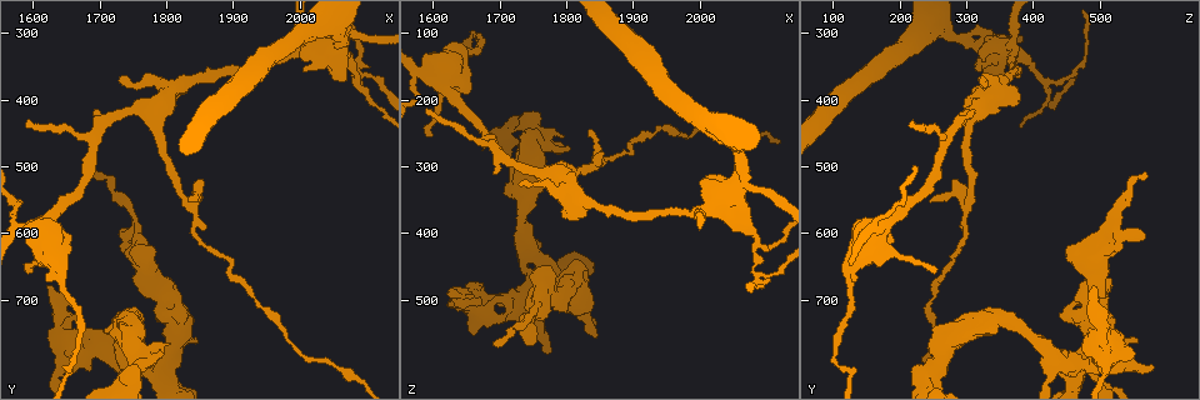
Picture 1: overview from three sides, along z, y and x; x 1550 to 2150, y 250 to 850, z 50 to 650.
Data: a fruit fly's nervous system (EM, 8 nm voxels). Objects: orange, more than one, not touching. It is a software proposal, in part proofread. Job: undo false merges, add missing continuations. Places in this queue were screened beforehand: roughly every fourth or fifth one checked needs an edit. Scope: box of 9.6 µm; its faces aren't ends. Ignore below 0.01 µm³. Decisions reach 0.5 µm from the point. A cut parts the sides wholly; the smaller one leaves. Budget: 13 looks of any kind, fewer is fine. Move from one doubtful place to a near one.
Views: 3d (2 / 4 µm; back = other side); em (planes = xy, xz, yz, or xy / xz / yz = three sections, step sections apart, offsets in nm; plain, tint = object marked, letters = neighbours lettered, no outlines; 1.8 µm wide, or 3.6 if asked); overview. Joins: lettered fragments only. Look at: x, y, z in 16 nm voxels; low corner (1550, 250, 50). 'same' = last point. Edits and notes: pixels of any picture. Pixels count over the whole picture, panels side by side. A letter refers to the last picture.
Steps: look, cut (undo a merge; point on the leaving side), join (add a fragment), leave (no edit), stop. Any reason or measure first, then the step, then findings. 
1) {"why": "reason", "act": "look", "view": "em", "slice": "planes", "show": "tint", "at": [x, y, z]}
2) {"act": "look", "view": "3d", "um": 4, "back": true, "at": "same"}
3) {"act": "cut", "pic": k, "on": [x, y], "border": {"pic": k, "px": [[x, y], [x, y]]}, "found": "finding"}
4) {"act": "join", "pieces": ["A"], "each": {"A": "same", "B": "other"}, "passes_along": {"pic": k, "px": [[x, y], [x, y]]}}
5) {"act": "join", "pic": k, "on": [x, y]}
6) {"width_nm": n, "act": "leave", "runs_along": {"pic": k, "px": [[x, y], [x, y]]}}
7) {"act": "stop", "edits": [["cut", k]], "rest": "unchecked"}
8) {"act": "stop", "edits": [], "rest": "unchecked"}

{"why": "abrupt turn", "act": "look", "view": "em", "slice": "planes", "show": "tint", "at": [1635, 730, 505]}

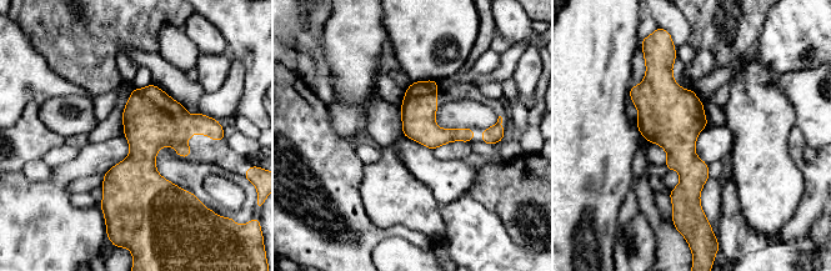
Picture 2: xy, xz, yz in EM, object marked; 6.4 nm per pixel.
{"why": "see the neighbours", "act": "look", "view": "em", "slice": "planes", "show": "letters", "at": "same"}

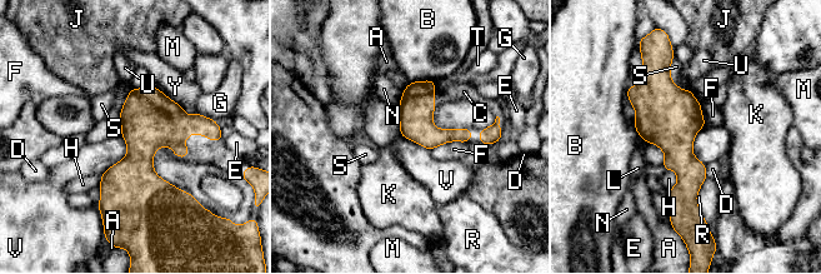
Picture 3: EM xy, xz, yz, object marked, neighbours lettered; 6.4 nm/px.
{"act": "join", "pieces": ["C"], "each": {"A": "other", "B": "other", "C": "same", "D": "other", "E": "other", "F": "other", "G": "other", "H": "other", "J": "other", "K": "other", "L": "other", "M": "other", "N": "other", "R": "other", "S": "other", "T": "other", "U": "other", "V": "other", "Y": "other"}, "found": "the neuron continues"}

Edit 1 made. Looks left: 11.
{"why": "redraw", "act": "look", "view": "overview"}

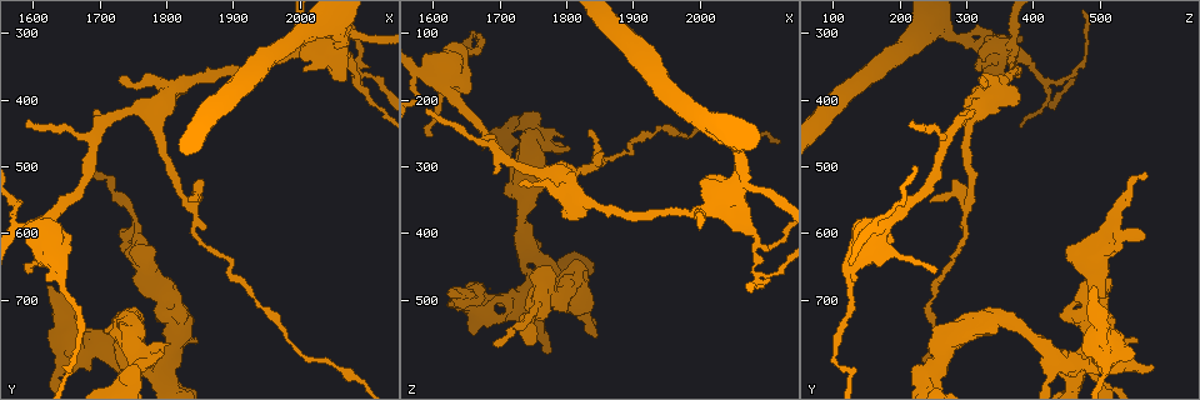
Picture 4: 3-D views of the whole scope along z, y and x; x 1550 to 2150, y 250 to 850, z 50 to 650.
{"why": "arms part here", "act": "look", "view": "em", "slice": "planes", "show": "plain", "at": [1770, 805, 465]}

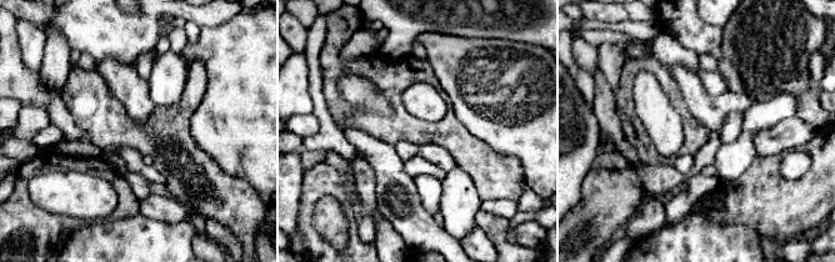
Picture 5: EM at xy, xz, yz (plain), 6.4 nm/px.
{"why": "see the neighbours", "act": "look", "view": "em", "slice": "planes", "show": "letters", "at": "same"}

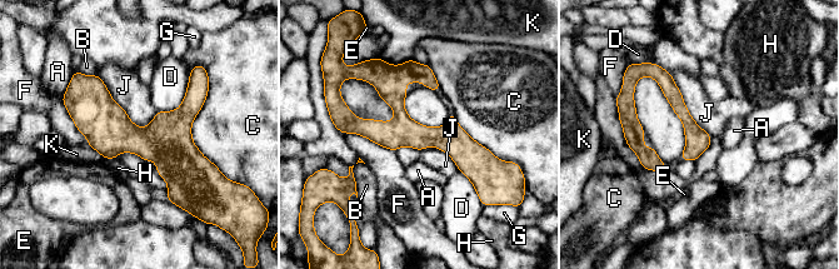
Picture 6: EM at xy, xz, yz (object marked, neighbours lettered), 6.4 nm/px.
{"act": "leave", "each": {"A": "other", "B": "other", "C": "other", "D": "other", "E": "other", "F": "other", "G": "other", "H": "other", "J": "other", "K": "other"}, "found": "all the same neuron"}

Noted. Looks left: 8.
{"why": "thin end", "act": "look", "view": "3d", "um": 4, "at": [1605, 660, 255]}

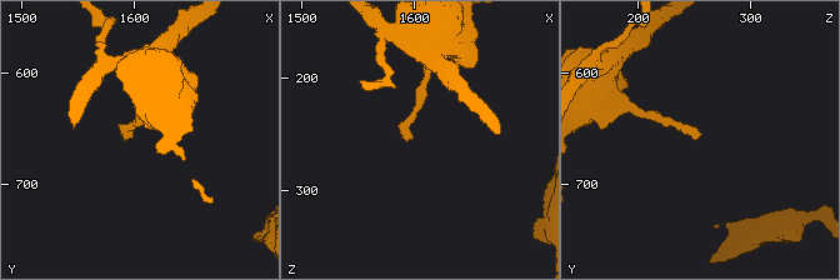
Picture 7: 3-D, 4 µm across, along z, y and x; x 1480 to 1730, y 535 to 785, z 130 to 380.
{"act": "look", "view": "em", "slice": "planes", "show": "tint", "at": [1600, 656, 252]}

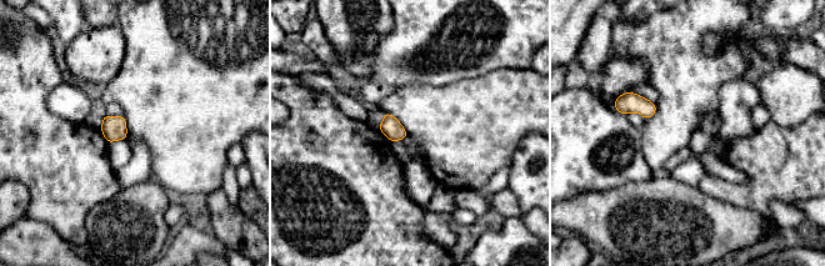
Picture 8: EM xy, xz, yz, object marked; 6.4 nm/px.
{"why": "what lies round it", "act": "look", "view": "em", "slice": "planes", "show": "letters", "at": "same"}

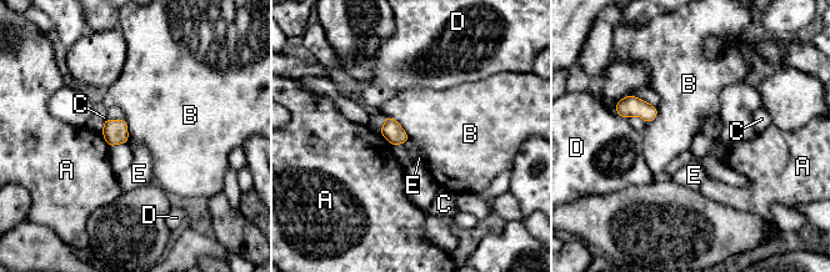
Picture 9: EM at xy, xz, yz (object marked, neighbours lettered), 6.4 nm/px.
{"width_nm": 130, "act": "leave", "each": {"A": "other", "B": "other", "C": "other", "D": "other", "E": "other"}, "border": {"pic": 9, "px": [[385, 114], [393, 117], [409, 137]]}, "found": "none of them fits"}

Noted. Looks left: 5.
{"why": "sudden change in width", "act": "look", "view": "em", "um": 3.6, "slice": "xz", "step": 8, "show": "tint", "at": [1605, 600, 155]}

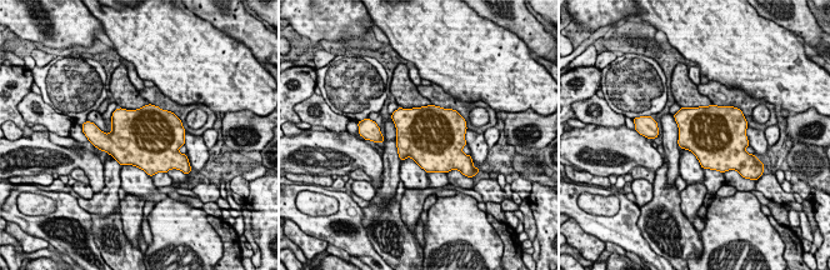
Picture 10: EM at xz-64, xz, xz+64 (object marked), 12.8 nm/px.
{"why": "what lies round it", "act": "look", "view": "em", "um": 3.6, "slice": "xz", "step": 8, "show": "letters", "at": "same"}

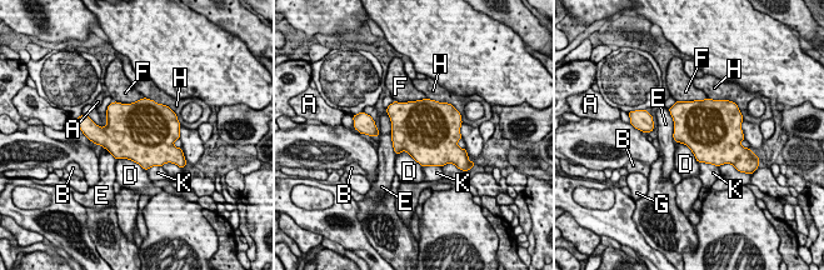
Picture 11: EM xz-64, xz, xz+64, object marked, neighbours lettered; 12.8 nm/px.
{"longest_contact_nm": ["E", 550], "act": "leave", "each": {"A": "other", "B": "other", "D": "other", "E": "other", "F": "other", "G": "other", "H": "other", "K": "other"}, "border": {"pic": 11, "px": [[116, 159], [130, 159], [145, 170]]}, "found": "one neuron here"}

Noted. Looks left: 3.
{"why": "abrupt turn", "act": "look", "view": "3d", "um": 4, "at": [1750, 820, 235]}

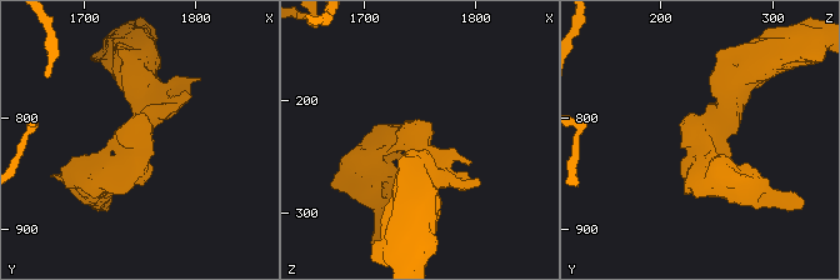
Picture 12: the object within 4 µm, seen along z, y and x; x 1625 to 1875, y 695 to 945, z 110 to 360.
{"act": "look", "view": "em", "slice": "xy", "step": 16, "show": "tint", "at": [1746, 822, 236]}

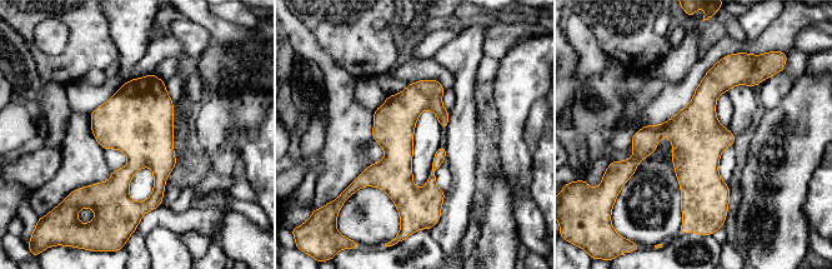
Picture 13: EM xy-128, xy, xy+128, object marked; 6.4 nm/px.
{"act": "look", "view": "em", "slice": "xy", "step": 16, "show": "letters", "at": "same"}

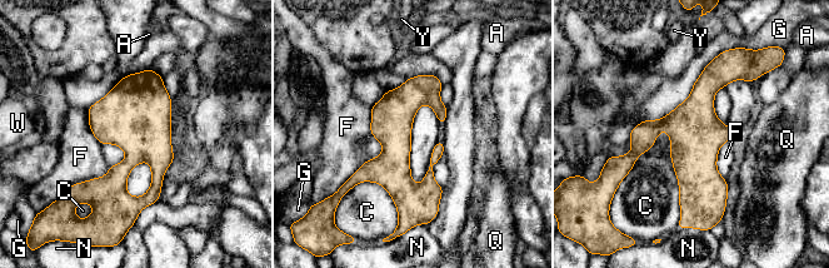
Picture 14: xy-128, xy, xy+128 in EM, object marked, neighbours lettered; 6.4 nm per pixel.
{"longest_contact_nm": ["C", 600], "act": "leave", "each": {"A": "other", "C": "other", "F": "other", "G": "other", "N": "other", "Q": "other", "W": "other", "Y": "other"}, "border": {"pic": 14, "px": [[660, 130], [669, 137], [680, 218]]}, "found": "all the same neuron"}

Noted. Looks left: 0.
{"act": "stop", "edits": [["join", 3]], "rest": "unchecked"}

